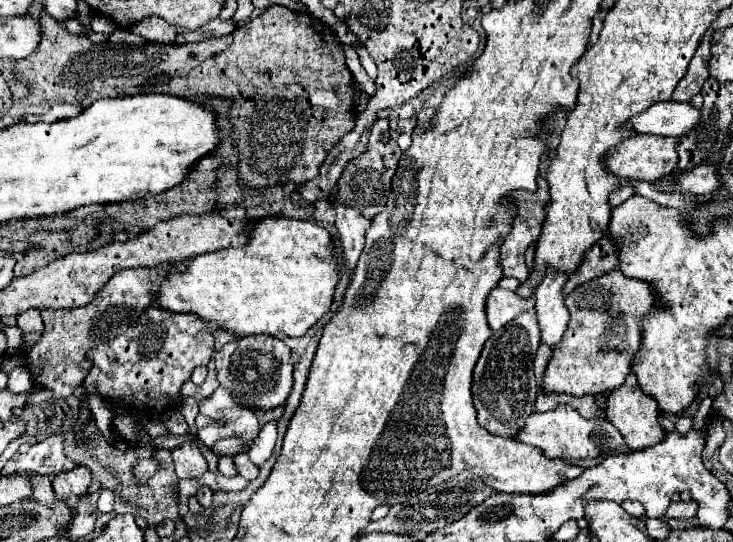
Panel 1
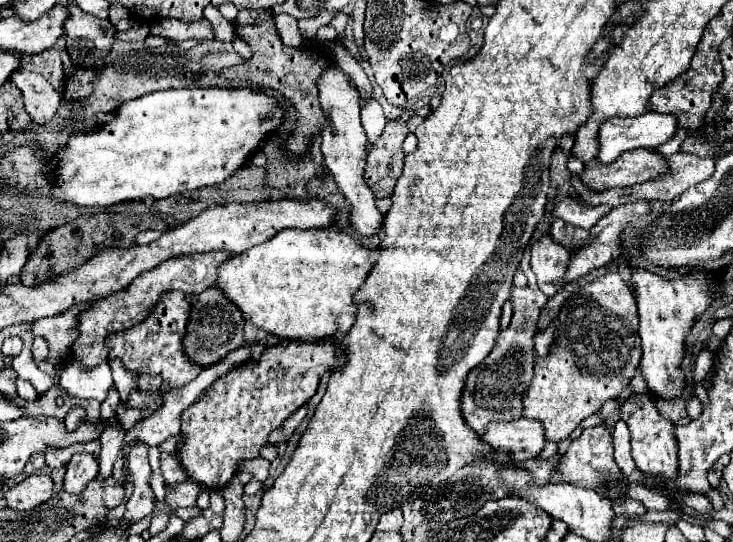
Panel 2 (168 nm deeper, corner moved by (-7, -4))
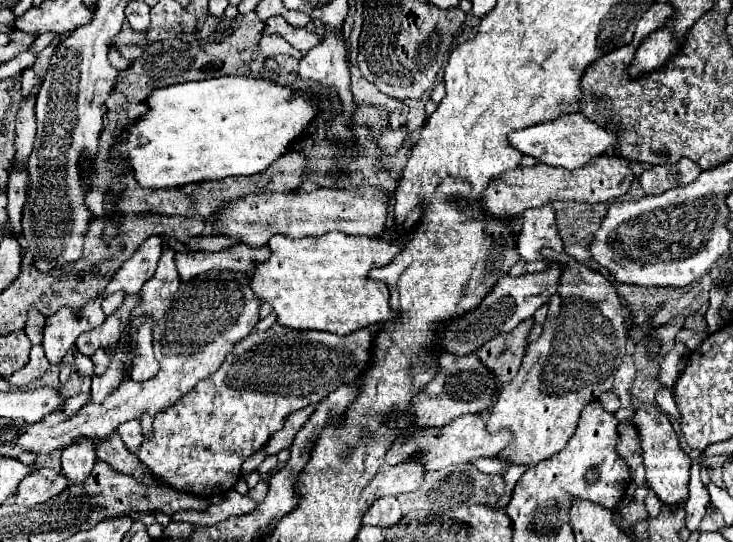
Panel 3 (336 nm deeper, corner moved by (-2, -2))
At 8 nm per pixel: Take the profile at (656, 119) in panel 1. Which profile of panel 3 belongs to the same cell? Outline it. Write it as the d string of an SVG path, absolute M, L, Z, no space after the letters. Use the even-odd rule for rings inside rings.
M567 114L567 116L561 116L561 118L549 120L549 122L541 122L541 124L529 126L525 130L511 132L511 136L507 136L507 142L515 150L523 152L525 156L537 158L541 164L573 170L573 168L581 168L589 160L609 152L613 148L613 144L617 142L617 136L613 132L603 130L601 126L597 126L595 122L587 120L581 114L575 114L575 116Z

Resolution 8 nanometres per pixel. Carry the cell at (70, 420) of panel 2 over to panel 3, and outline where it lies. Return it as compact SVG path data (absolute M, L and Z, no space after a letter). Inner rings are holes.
M75 394L75 396L71 396L69 400L67 400L67 404L65 404L65 408L63 408L63 412L67 414L67 416L73 416L75 412L79 412L87 402L91 400L91 396L89 394Z

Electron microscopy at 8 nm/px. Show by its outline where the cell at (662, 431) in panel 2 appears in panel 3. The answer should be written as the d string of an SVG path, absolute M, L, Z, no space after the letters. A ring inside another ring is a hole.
M653 404L637 406L633 422L635 422L635 426L639 430L639 438L641 438L643 464L645 464L645 472L647 472L647 484L649 484L649 488L657 494L657 498L663 504L667 504L671 510L675 510L689 496L687 486L689 486L691 458L679 446L679 434L675 432L669 416L663 414L663 412L659 412L657 406L653 406Z

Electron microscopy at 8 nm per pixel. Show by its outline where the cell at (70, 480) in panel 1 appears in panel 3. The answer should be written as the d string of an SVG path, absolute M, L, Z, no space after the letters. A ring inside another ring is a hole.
M89 438L75 440L75 444L69 444L61 454L63 474L69 478L71 484L81 484L91 474L95 460L95 444Z

